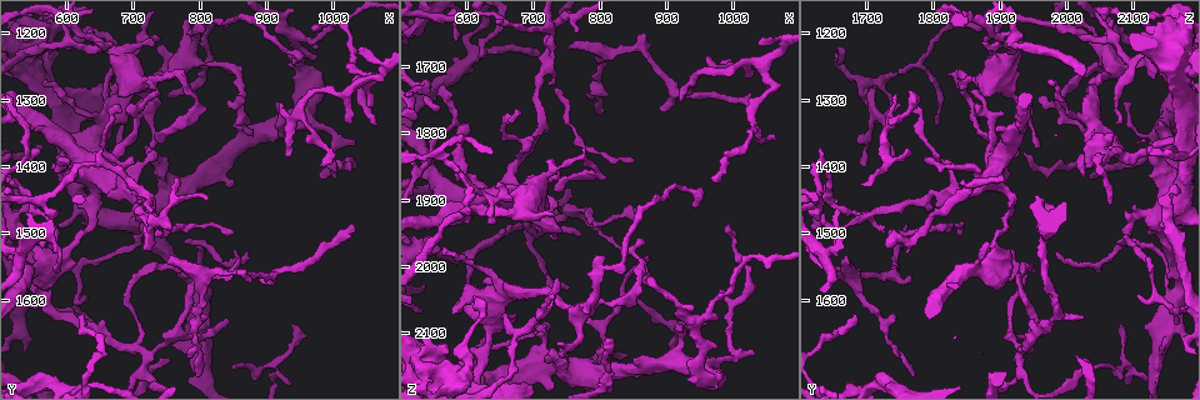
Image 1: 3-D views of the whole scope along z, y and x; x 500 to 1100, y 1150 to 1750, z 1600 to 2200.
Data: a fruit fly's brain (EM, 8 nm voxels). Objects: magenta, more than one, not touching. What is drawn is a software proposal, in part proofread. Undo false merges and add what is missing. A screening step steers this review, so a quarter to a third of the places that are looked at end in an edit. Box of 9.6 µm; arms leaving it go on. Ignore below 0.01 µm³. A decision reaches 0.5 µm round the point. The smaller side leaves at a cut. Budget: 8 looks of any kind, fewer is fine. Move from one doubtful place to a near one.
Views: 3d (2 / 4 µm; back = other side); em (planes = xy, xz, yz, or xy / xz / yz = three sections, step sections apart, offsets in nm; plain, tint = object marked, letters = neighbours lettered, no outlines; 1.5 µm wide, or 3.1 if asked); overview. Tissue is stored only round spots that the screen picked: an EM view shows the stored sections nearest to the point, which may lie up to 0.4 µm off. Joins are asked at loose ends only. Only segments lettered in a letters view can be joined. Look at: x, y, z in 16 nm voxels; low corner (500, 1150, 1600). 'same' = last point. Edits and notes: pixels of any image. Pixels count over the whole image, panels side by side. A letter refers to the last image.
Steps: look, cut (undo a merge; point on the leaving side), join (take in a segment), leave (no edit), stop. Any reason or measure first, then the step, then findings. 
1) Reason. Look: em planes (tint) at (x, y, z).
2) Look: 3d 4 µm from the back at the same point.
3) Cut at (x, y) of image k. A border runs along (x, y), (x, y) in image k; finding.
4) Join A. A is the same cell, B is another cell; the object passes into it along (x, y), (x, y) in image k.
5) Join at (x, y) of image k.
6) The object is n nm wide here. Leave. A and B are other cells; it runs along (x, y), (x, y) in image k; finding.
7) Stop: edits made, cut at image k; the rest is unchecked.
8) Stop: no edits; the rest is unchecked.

Sharp bend. Look: em planes (tint) at (615, 1615, 2170).

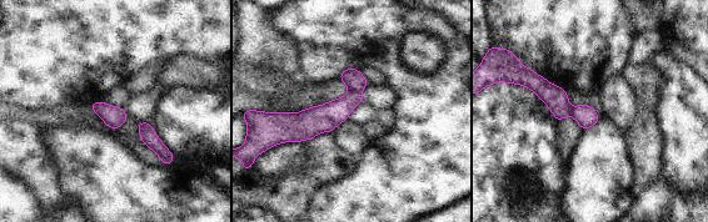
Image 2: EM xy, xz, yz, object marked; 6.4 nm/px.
Look: em planes (letters) at the same point.

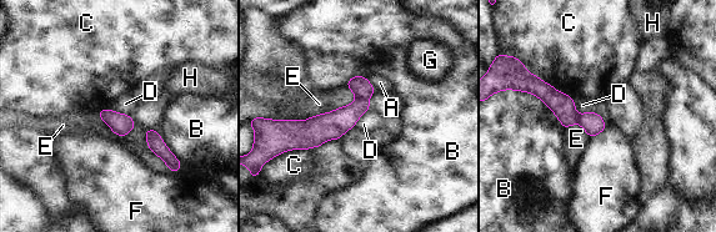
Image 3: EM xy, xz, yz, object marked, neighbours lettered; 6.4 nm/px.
The object is 140 nm wide here. Cut at (334, 125) of image 3. A, B, C, D, E, F, G and H are other cells; two neurons meet here.

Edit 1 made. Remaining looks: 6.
Thick end. Look: 3d 4 µm at (590, 1485, 2145).

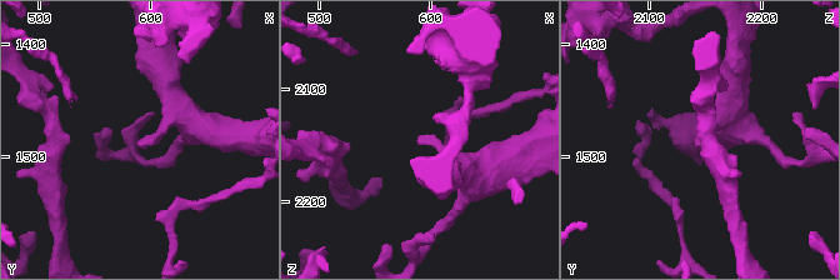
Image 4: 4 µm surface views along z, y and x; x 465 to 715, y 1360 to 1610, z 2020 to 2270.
Look: em yz step 8 (letters) at (588, 1492, 2148).

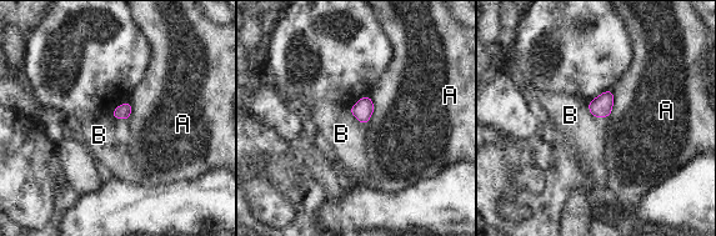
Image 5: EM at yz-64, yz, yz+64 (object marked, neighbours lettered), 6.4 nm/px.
Another direction. Look: em planes (letters) at the same point.

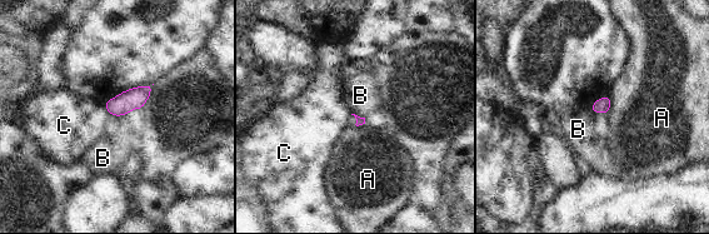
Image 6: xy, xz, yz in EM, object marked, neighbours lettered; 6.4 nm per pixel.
Leave. A, B and C are other cells; a border runs along (609, 95), (609, 109), (605, 113) in image 6; none of them fits.

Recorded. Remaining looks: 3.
Tapers out. Look: em xy step 8 (tint) at (965, 1195, 1865).

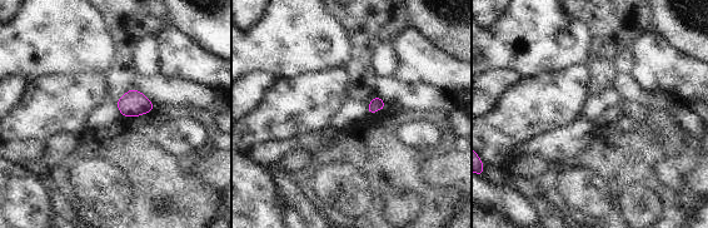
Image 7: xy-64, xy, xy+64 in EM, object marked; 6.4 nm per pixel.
See the neighbours. Look: em xy step 8 (letters) at the same point.

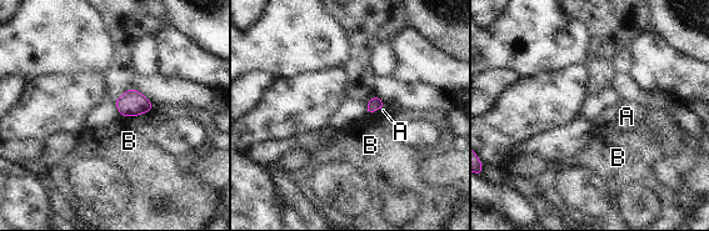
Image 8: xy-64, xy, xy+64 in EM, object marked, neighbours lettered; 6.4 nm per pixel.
The object is 160 nm wide here. Leave. A and B are other cells; no lettered segment goes on from it.

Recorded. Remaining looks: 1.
Stop: edits made, cut at image 3; the rest is unchecked.

